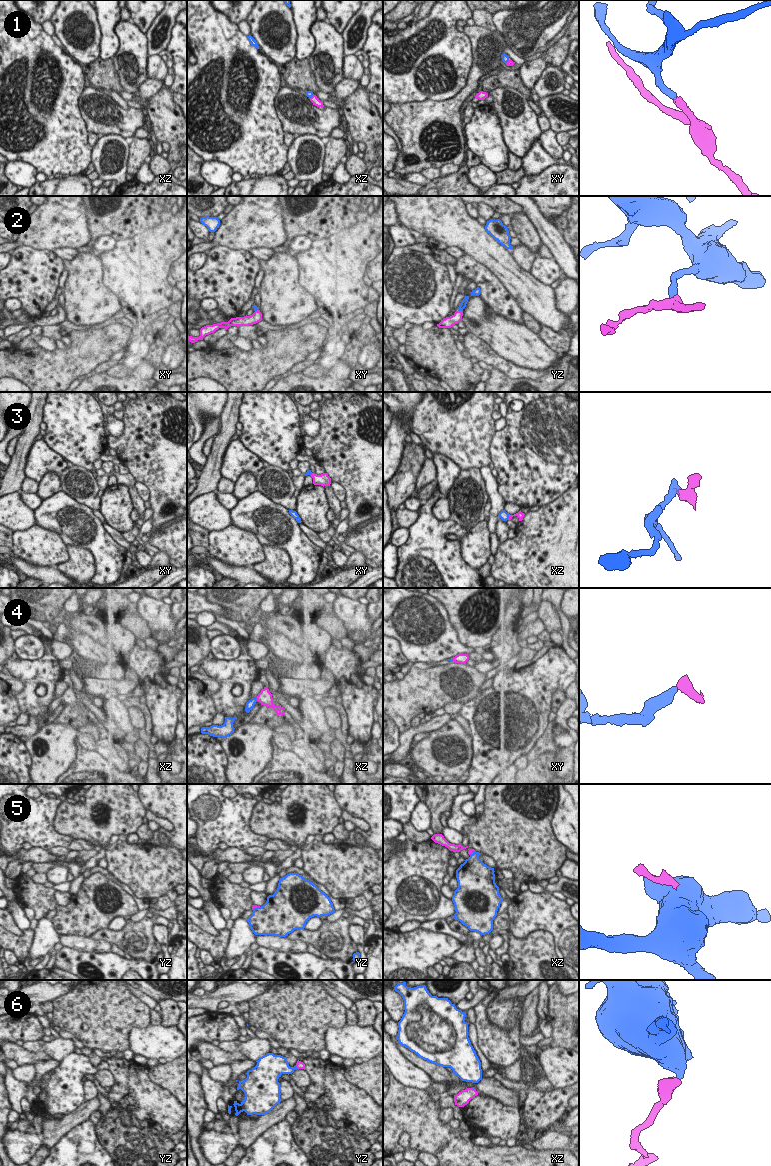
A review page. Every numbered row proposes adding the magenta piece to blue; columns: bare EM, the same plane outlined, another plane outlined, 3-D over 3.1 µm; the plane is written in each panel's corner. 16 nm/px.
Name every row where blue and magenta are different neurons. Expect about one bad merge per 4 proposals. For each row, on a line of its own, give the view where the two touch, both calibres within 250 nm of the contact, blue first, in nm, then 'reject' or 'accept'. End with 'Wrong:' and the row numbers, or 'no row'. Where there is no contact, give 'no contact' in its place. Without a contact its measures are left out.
1: contact in xy; calibres 120 and 100 nm; accept
2: contact in yz; calibres 100 and 160 nm; accept
3: contact in xz; calibres 140 and 120 nm; accept
4: contact in xz; calibres 130 and 220 nm; accept
5: contact in yz; calibres 480 and 60 nm; accept
6: contact in yz; calibres 240 and 130 nm; accept
Wrong: no row

